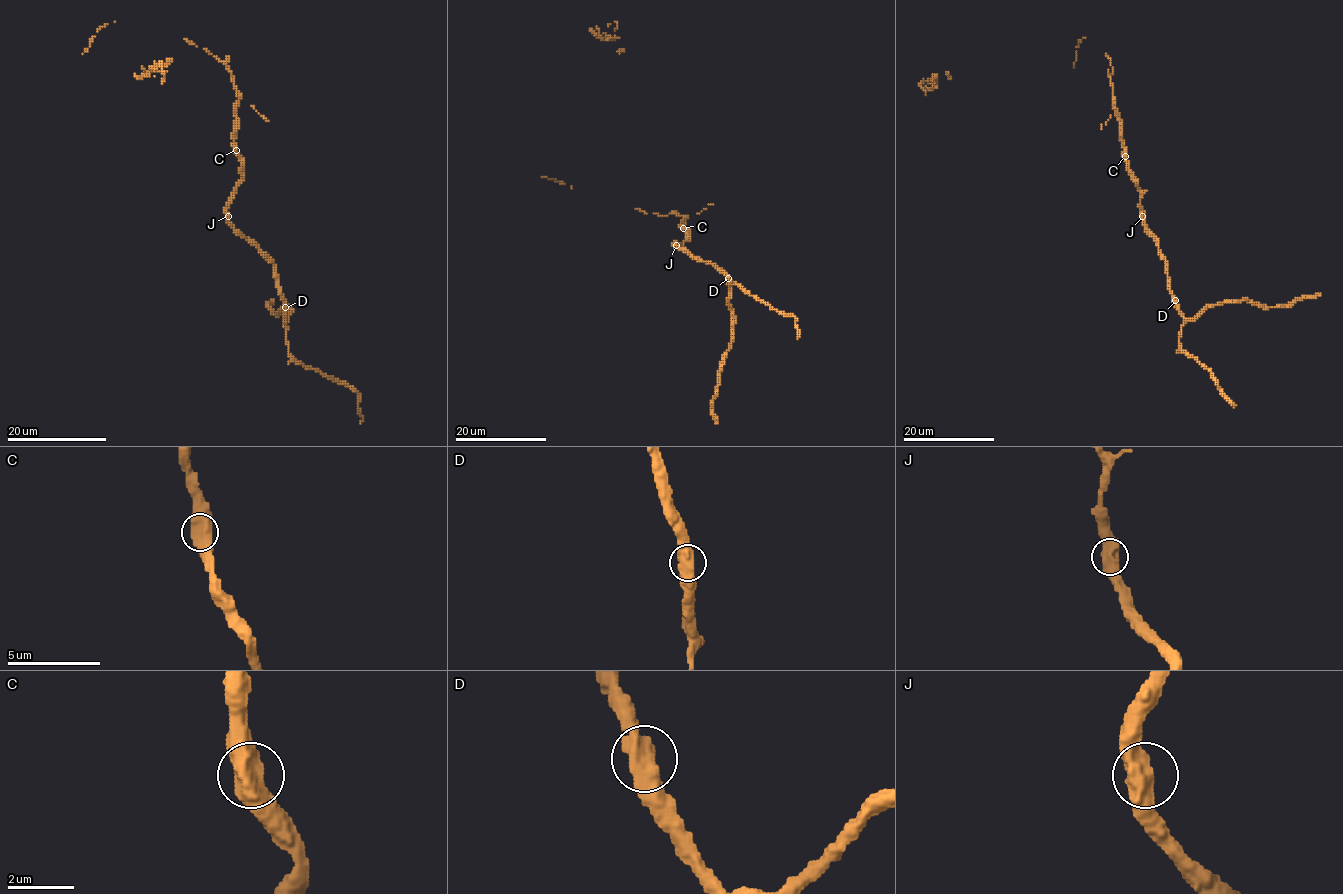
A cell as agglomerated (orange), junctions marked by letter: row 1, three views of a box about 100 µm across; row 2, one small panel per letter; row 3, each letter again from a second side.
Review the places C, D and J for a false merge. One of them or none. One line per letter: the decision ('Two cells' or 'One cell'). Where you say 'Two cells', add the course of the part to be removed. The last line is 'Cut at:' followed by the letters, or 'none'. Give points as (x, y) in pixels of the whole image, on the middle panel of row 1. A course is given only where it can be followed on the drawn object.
C: One cell
D: One cell
J: One cell
Cut at: none

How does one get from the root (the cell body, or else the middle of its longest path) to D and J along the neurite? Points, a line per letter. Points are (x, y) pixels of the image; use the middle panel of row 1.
D: (683, 224), (689, 232), (688, 239), (675, 245), (710, 262), (728, 278)
J: (683, 224), (689, 232), (688, 239), (676, 245)

